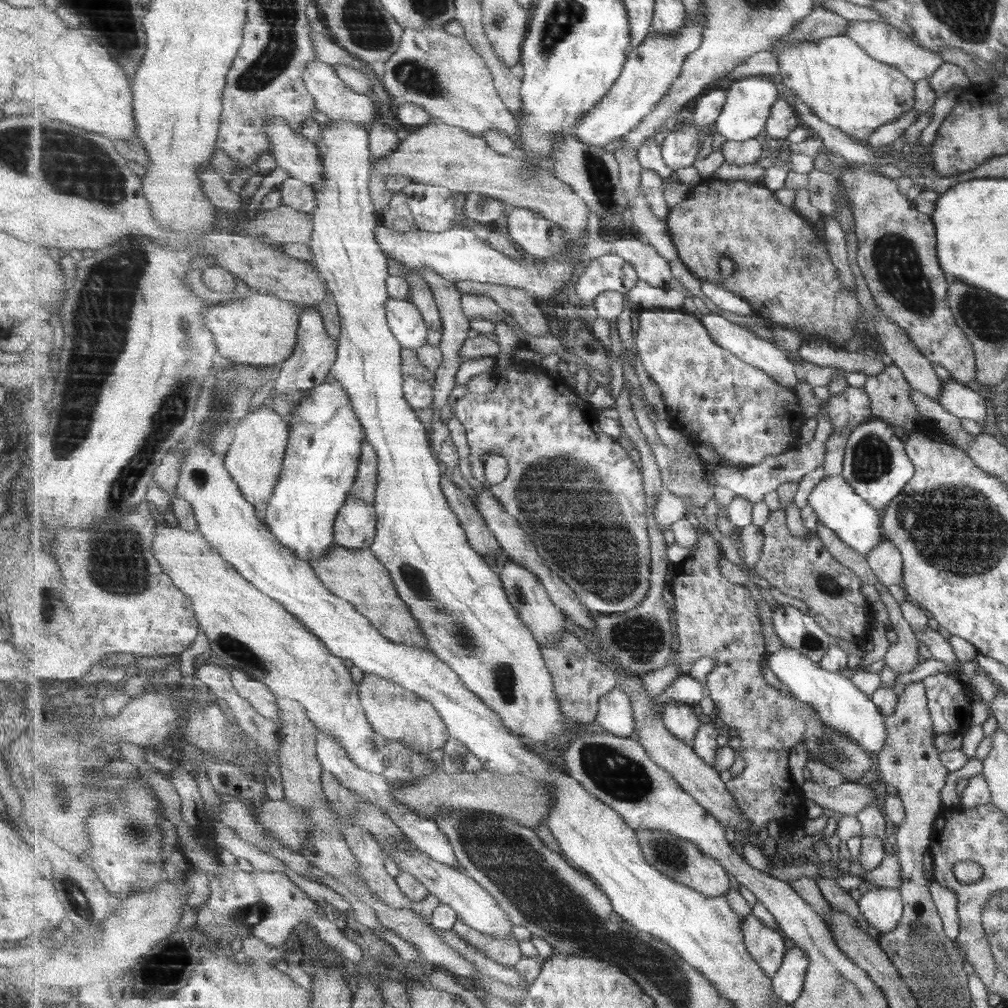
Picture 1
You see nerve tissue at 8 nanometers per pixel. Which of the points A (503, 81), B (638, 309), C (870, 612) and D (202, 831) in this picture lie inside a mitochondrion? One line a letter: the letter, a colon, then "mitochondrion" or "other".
A: other
B: other
C: other
D: other

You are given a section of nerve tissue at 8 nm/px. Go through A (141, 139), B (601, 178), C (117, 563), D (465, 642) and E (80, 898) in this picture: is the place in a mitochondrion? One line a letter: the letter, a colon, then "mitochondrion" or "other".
A: other
B: mitochondrion
C: mitochondrion
D: mitochondrion
E: mitochondrion

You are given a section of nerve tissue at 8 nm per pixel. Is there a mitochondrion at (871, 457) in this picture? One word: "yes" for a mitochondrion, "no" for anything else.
yes

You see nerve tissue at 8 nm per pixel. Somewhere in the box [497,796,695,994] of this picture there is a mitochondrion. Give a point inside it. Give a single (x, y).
(668, 853)

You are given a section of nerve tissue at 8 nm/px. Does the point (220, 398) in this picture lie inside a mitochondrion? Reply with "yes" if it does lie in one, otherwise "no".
yes

